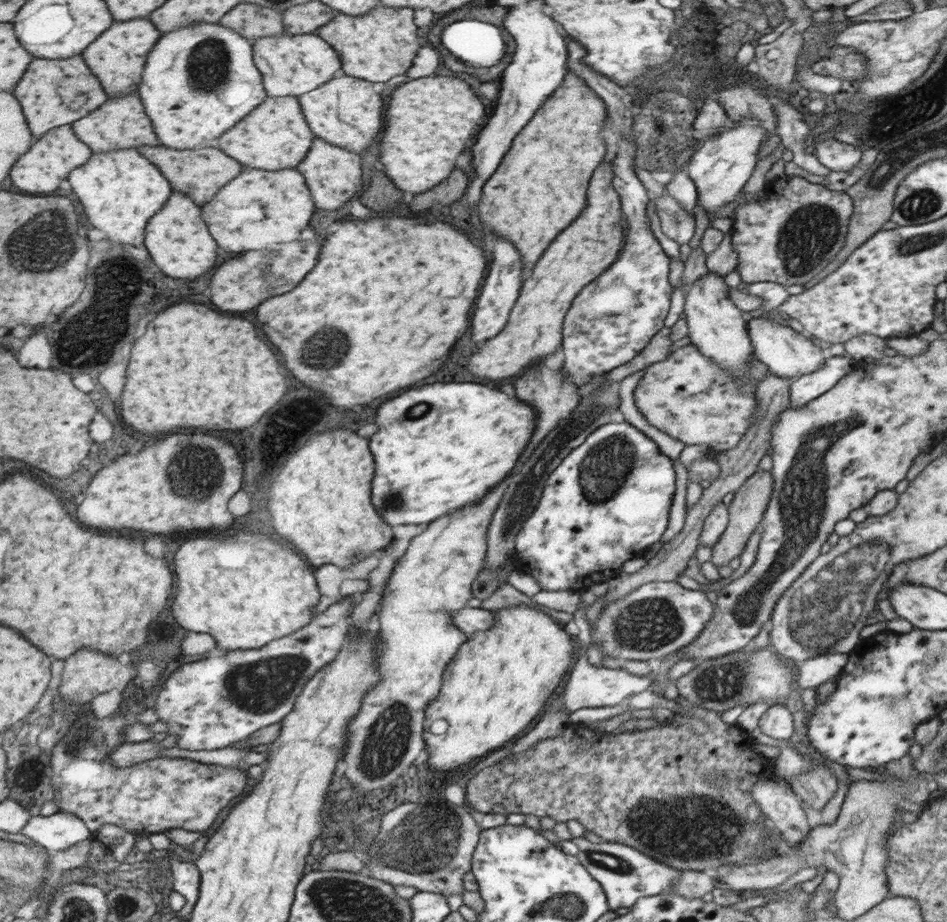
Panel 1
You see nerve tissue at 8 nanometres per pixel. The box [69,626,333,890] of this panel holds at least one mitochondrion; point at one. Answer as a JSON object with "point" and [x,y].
{"point":[262,686]}

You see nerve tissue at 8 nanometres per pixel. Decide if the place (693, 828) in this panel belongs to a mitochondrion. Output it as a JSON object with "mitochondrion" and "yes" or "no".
{"mitochondrion":"yes"}

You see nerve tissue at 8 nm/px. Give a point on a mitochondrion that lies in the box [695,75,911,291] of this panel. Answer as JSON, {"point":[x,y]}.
{"point":[807,238]}

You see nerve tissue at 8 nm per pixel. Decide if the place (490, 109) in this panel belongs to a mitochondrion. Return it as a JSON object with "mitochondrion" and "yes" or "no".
{"mitochondrion":"no"}

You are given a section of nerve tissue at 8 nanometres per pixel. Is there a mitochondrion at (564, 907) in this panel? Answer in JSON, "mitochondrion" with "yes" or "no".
{"mitochondrion":"yes"}

